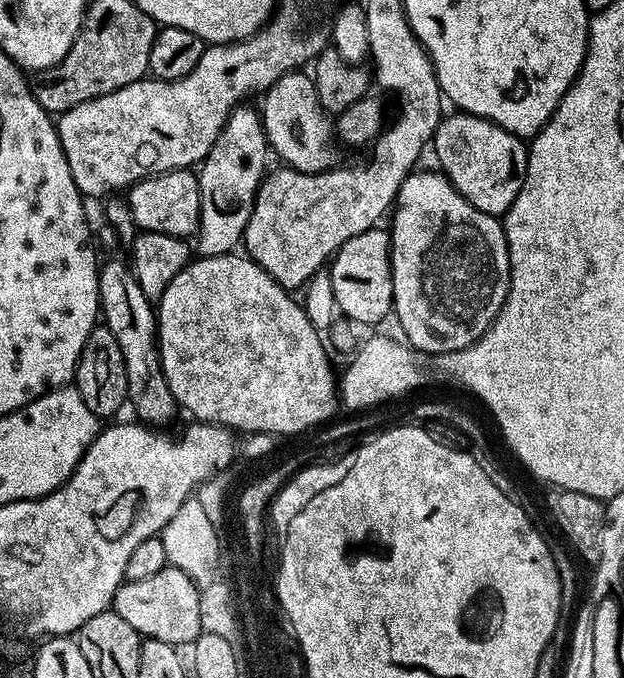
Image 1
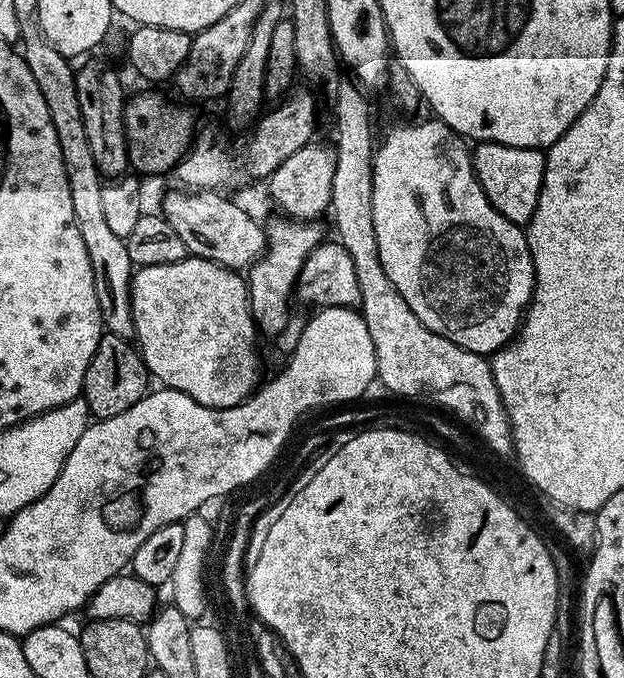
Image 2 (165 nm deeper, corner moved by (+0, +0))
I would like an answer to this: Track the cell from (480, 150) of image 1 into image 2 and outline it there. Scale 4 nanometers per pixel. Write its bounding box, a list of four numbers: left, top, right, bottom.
[471,140,545,225]

